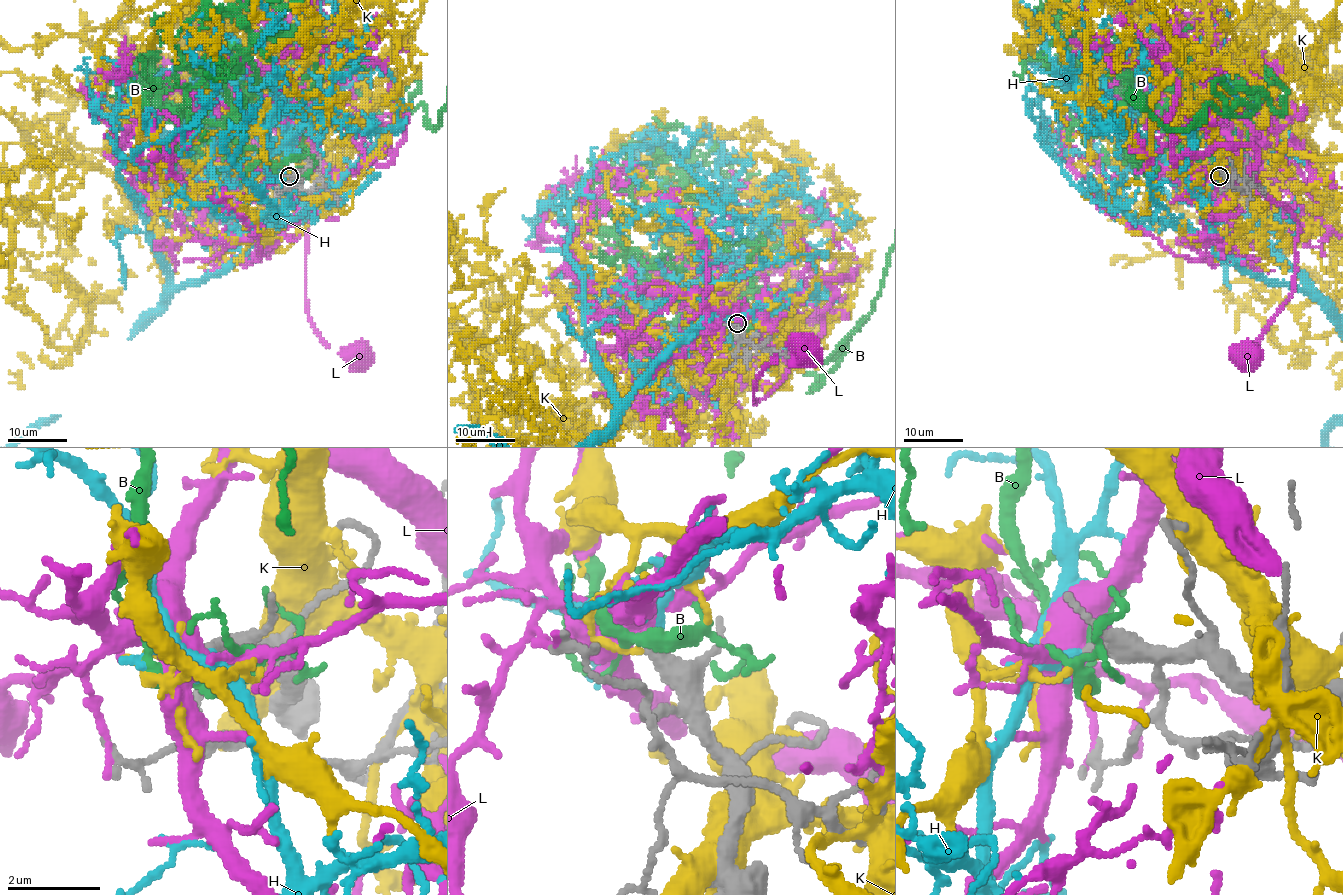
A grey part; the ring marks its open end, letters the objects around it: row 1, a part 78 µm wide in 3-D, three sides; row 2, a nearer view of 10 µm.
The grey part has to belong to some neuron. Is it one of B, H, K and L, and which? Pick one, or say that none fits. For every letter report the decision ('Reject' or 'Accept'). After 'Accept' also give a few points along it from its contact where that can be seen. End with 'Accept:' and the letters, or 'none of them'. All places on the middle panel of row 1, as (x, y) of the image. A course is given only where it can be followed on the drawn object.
B: Reject
H: Accept
K: Reject
L: Reject
Accept: H

